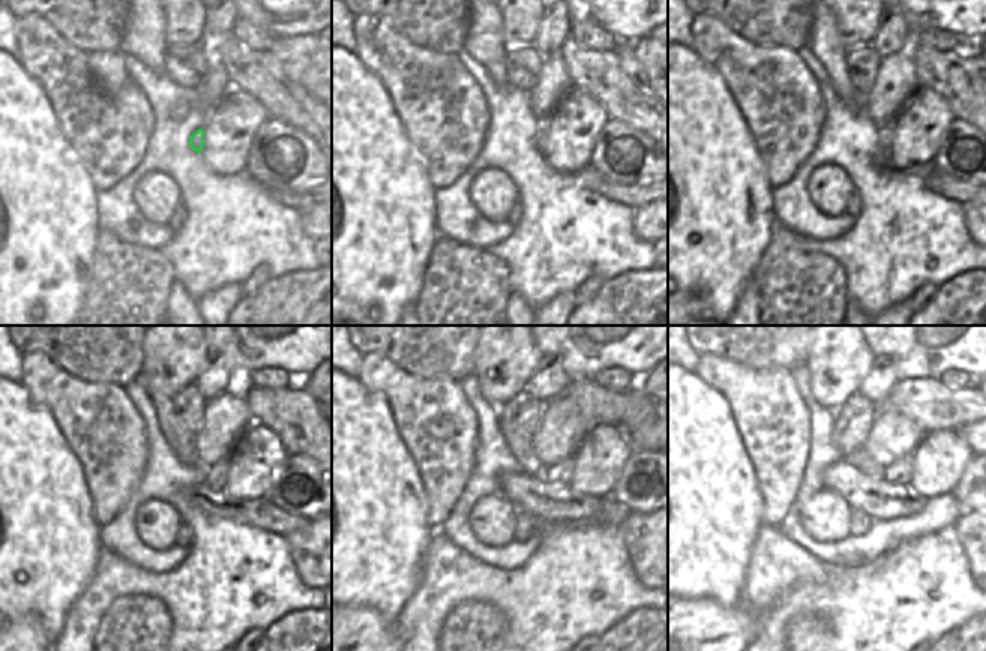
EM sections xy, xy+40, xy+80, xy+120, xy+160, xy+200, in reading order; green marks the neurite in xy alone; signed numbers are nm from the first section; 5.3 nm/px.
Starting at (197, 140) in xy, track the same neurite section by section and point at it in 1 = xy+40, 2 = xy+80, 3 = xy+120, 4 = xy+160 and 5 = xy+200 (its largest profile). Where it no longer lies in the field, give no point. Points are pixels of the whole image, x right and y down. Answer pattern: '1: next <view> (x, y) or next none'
1: next xy+40 (539, 138)
2: next xy+80 (884, 132)
3: next xy+120 (216, 474)
4: next xy+160 (560, 473)
5: next xy+200 (901, 471)

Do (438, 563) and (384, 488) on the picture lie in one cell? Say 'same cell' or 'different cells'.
different cells

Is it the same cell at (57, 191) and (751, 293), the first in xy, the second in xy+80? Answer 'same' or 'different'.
different

